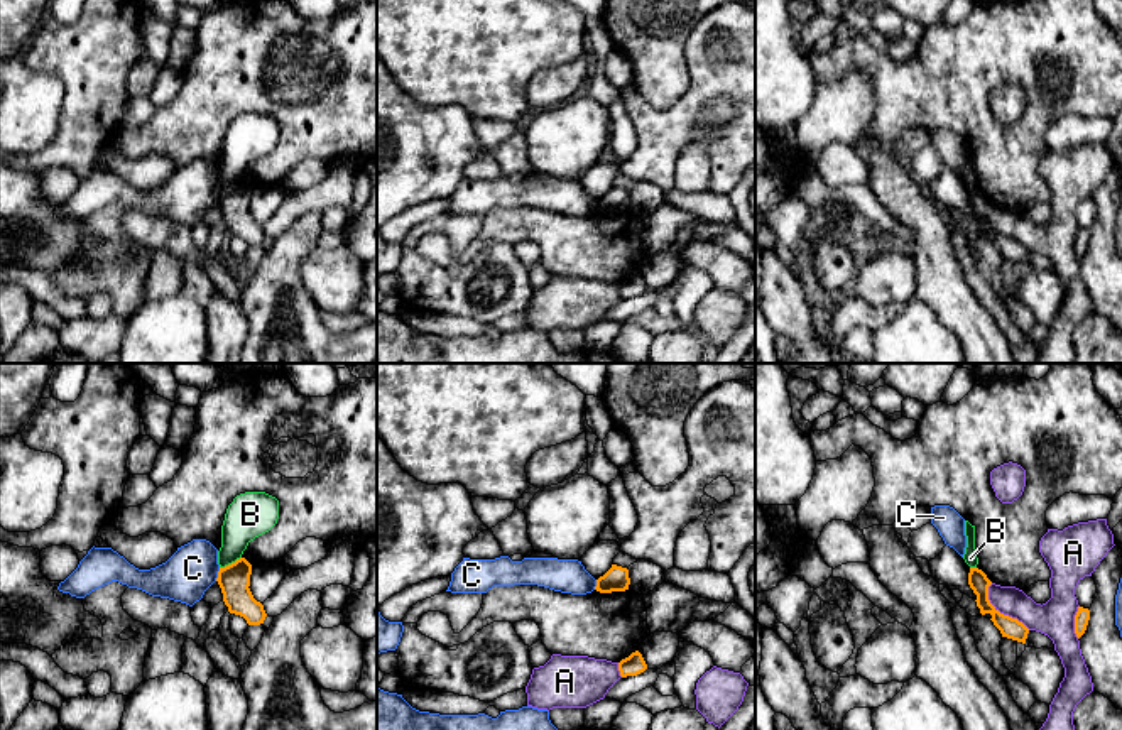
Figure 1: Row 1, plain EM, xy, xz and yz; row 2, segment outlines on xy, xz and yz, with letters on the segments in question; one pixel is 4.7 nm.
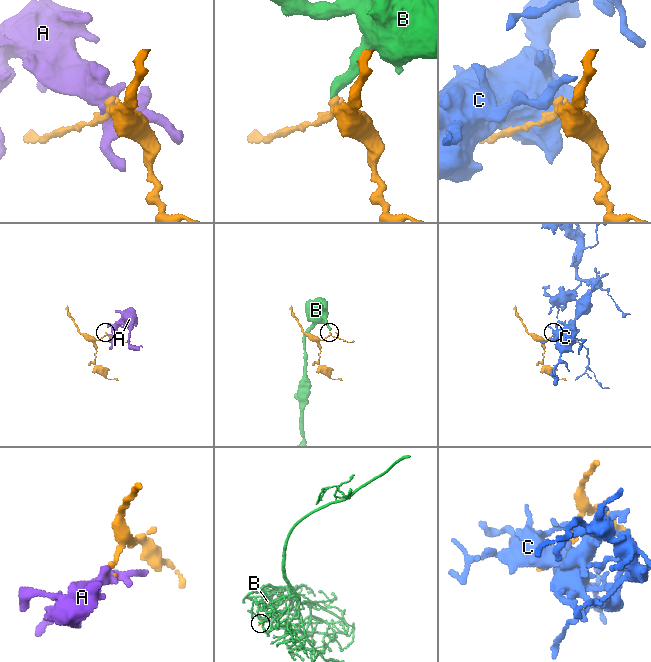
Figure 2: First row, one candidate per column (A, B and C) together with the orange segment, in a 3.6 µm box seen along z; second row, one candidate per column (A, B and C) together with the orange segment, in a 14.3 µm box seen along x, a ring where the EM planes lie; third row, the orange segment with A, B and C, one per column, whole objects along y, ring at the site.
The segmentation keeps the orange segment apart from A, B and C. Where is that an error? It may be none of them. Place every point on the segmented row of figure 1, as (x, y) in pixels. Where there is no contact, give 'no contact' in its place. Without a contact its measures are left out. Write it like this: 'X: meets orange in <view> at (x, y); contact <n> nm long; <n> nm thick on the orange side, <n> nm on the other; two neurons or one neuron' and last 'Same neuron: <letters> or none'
A: meets orange in yz at (999, 612); contact 300 nm long; 100 nm thick on the orange side, 160 nm on the other; two neurons
B: meets orange in xy at (232, 563); contact 120 nm long; 150 nm thick on the orange side, 220 nm on the other; two neurons
C: meets orange in xy at (218, 575); contact 70 nm long; 150 nm thick on the orange side, 240 nm on the other; two neurons
Same neuron: none

